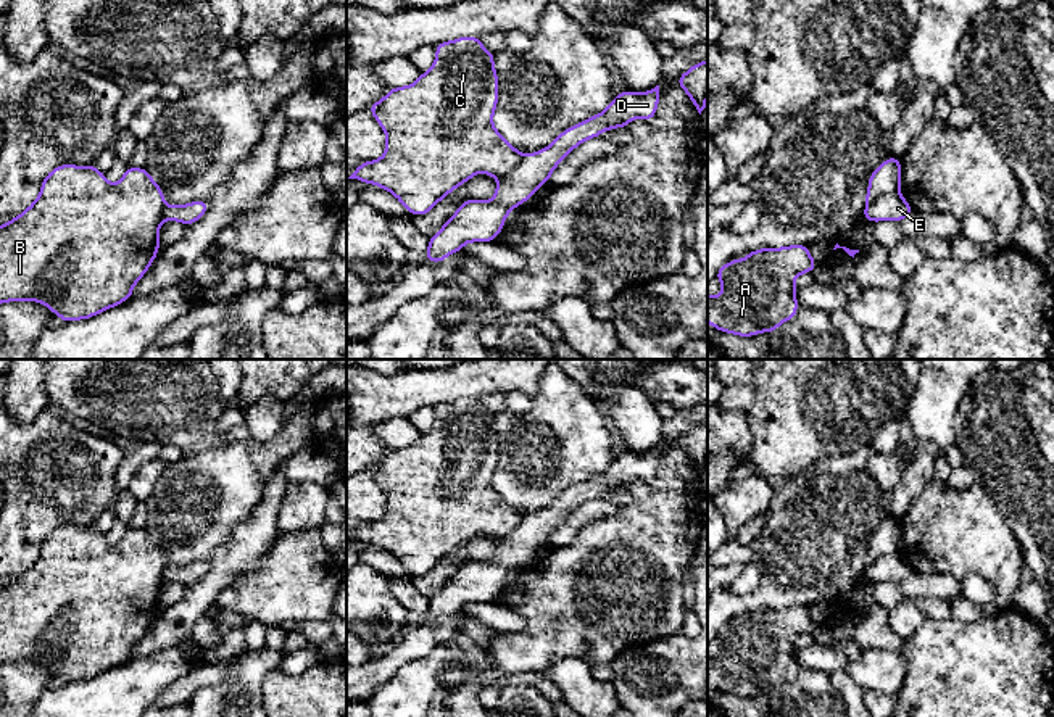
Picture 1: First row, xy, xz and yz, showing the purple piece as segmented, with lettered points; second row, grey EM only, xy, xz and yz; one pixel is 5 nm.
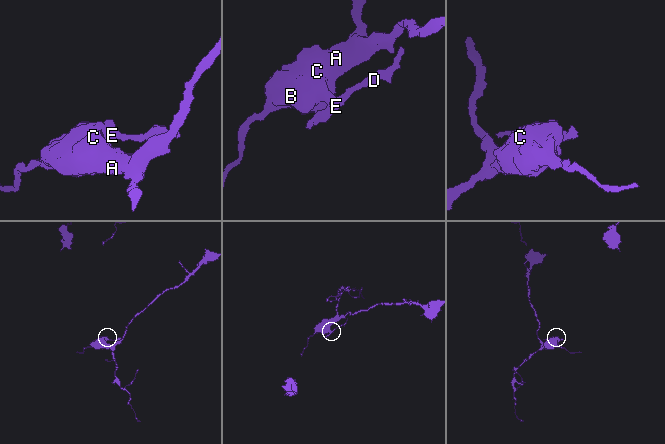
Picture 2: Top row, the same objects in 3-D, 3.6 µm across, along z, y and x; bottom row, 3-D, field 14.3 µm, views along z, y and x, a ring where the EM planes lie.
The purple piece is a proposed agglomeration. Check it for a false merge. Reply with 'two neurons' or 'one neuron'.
two neurons

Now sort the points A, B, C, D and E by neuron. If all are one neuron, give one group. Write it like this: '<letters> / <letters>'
A B C / D E

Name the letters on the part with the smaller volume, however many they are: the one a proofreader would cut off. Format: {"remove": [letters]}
{"remove": ["D", "E"]}

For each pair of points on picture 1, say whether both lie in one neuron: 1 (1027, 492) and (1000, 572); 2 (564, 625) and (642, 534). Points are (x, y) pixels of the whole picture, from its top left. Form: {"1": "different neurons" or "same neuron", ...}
{"1": "different neurons", "2": "same neuron"}

